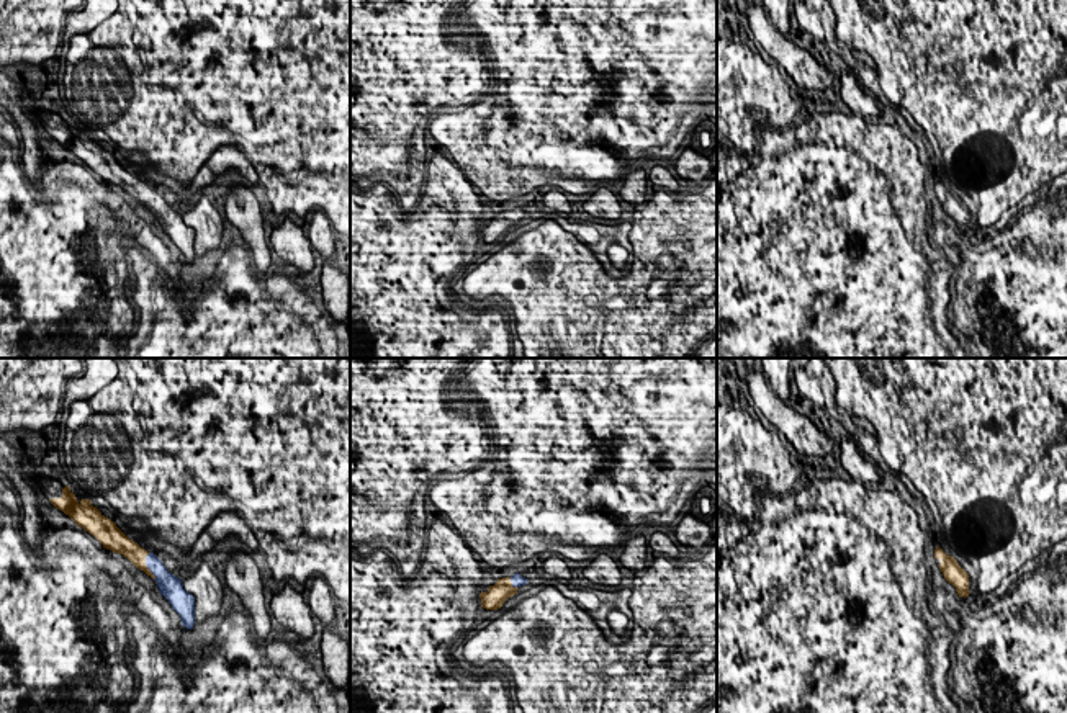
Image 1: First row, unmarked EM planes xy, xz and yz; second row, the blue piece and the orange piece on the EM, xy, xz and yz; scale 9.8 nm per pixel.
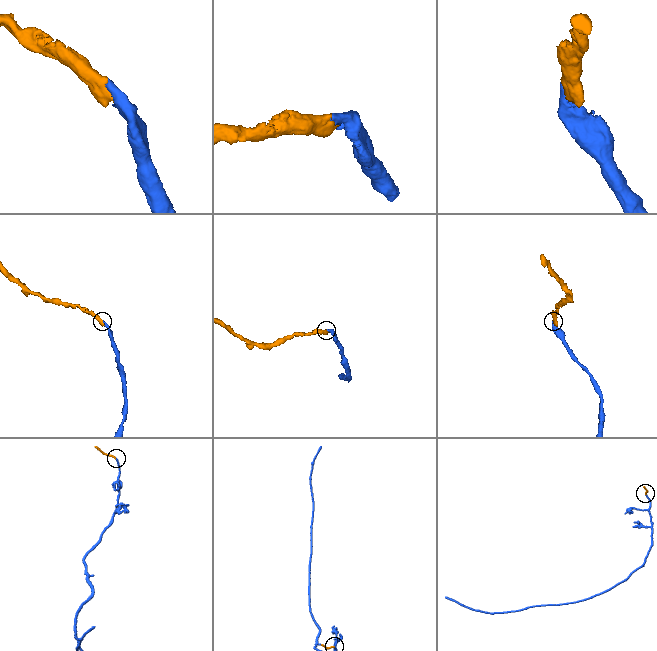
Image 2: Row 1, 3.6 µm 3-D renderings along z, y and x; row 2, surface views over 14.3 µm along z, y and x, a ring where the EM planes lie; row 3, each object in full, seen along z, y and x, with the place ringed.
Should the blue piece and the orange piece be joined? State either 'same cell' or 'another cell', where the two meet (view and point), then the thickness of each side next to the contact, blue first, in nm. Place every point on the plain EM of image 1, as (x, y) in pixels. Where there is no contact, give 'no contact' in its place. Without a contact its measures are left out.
same cell | xy (148, 201) | 200/180 nm

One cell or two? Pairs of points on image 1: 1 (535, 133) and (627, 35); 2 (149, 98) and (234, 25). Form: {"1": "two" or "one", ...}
{"1": "one", "2": "one"}

